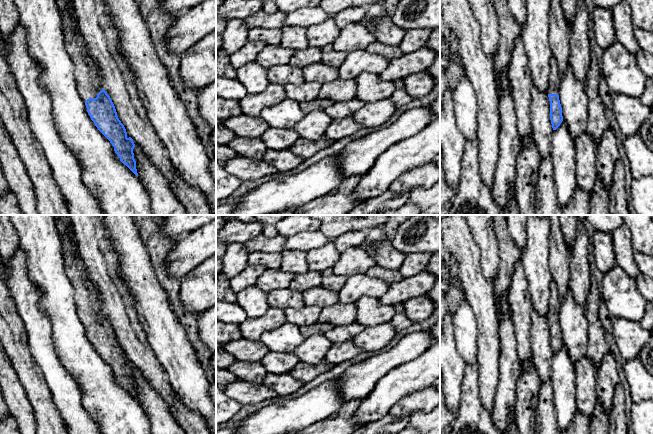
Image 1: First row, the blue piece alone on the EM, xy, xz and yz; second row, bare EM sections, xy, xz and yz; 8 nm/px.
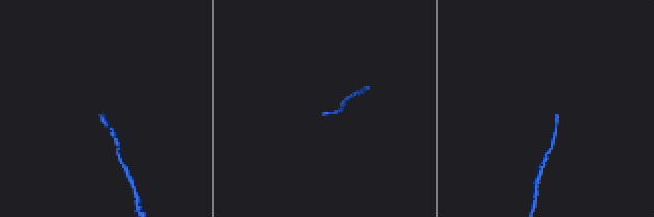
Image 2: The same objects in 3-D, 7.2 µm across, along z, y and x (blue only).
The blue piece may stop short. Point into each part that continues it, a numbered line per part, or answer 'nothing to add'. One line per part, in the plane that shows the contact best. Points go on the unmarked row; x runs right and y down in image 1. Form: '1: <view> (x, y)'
1: xy (86, 296)

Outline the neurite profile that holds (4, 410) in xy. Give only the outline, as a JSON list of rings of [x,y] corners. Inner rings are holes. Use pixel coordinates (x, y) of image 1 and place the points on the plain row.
[[[0,386],[0,418],[3,418],[9,414],[10,414],[10,411],[4,400],[3,392],[2,392],[1,386]]]

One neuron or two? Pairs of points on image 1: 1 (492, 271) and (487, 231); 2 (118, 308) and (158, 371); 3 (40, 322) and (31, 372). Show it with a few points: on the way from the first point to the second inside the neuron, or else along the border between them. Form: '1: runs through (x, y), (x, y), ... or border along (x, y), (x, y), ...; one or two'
1: runs through (489, 261), (487, 241); one
2: runs through (126, 324), (137, 349), (142, 355); one
3: border along (27, 335), (29, 352), (41, 369), (44, 379); two

